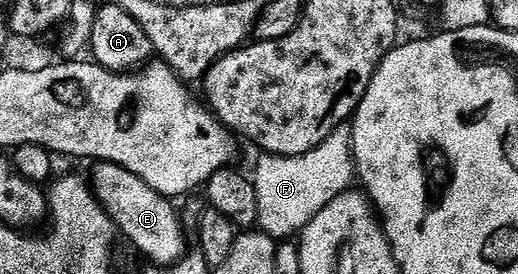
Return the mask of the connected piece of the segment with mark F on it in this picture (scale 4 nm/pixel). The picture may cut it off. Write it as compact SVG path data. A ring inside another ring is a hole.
M329 135L310 152L296 157L258 156L252 179L258 198L257 227L265 234L277 240L295 237L330 199L349 189L348 184L354 180L351 141L337 136Z

